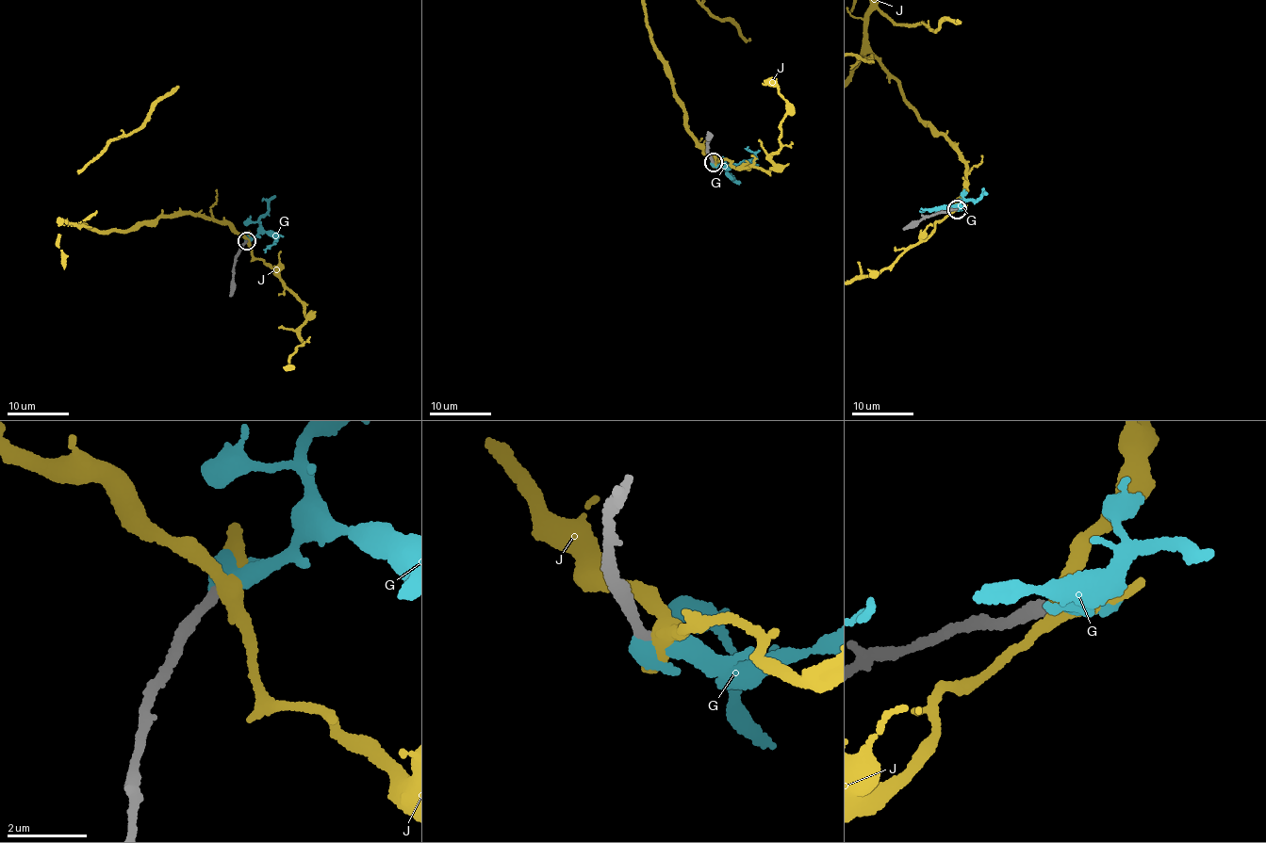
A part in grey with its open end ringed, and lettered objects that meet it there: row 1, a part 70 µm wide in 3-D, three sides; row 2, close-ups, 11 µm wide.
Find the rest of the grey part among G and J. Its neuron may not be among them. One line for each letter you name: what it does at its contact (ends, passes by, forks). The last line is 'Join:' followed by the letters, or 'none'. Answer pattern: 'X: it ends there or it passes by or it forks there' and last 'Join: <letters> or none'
G: it ends there
Join: G

